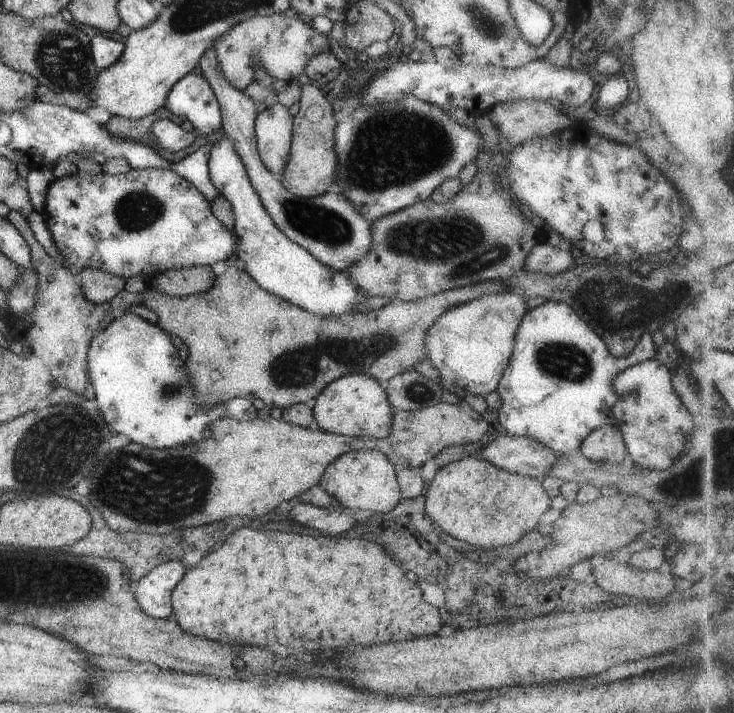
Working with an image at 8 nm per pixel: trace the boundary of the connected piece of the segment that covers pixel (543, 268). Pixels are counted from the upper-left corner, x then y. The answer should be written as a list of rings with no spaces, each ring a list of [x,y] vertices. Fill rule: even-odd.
[[[542,241],[534,244],[529,249],[524,258],[521,272],[545,273],[554,276],[571,266],[574,266],[574,262],[569,249],[564,250],[562,248],[560,250]]]

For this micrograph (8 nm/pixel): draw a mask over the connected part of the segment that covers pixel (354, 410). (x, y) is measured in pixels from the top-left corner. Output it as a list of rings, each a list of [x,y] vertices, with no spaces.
[[[363,373],[346,374],[328,382],[314,398],[312,415],[318,427],[325,432],[348,437],[380,439],[391,430],[392,414],[384,388]]]

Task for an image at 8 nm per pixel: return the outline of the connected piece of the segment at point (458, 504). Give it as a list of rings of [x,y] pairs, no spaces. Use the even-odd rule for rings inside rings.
[[[469,456],[441,467],[425,486],[424,511],[440,532],[457,540],[479,546],[485,554],[497,546],[513,544],[527,531],[539,524],[539,516],[549,508],[549,495],[541,480],[512,473],[485,462],[479,456]]]

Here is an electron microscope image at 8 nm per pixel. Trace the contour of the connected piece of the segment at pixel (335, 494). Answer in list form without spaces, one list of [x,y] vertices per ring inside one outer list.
[[[373,449],[350,450],[332,460],[322,472],[318,484],[343,508],[371,510],[374,513],[389,512],[400,499],[396,470],[382,452]]]

